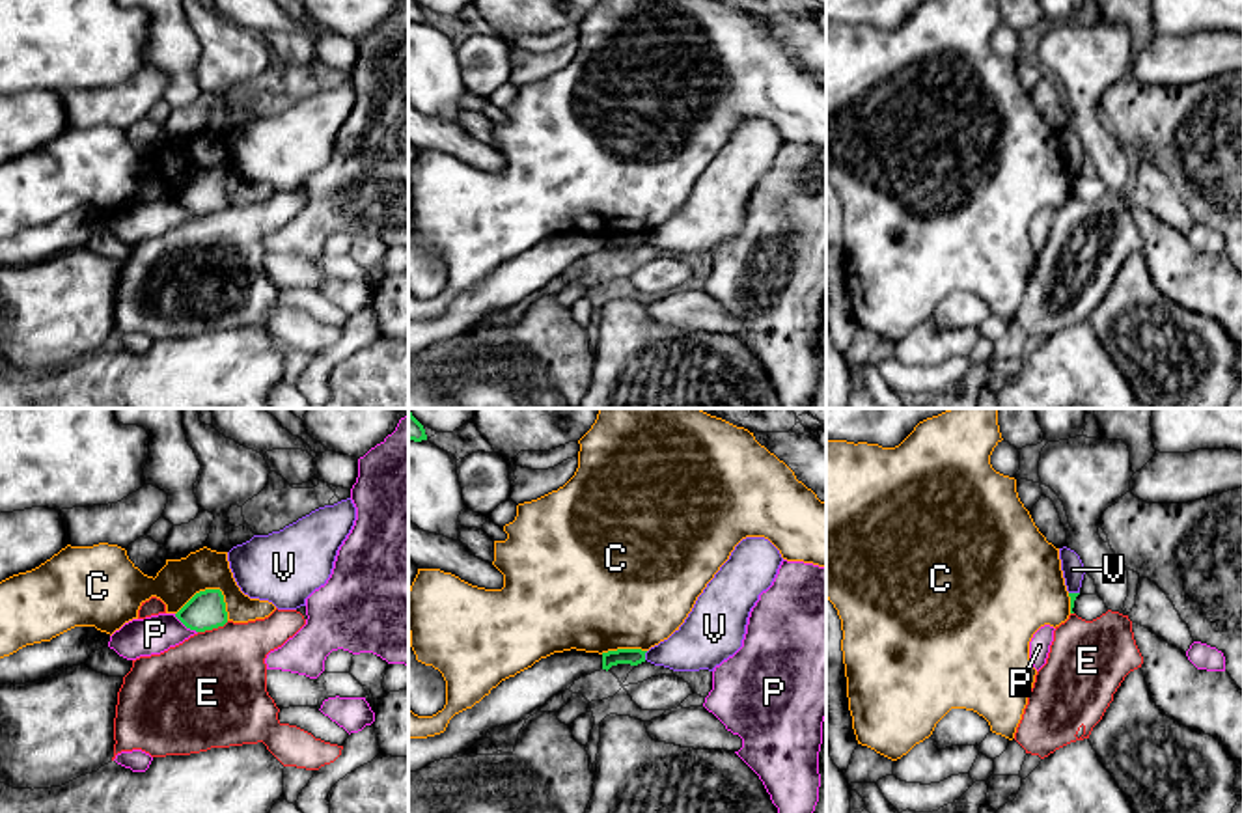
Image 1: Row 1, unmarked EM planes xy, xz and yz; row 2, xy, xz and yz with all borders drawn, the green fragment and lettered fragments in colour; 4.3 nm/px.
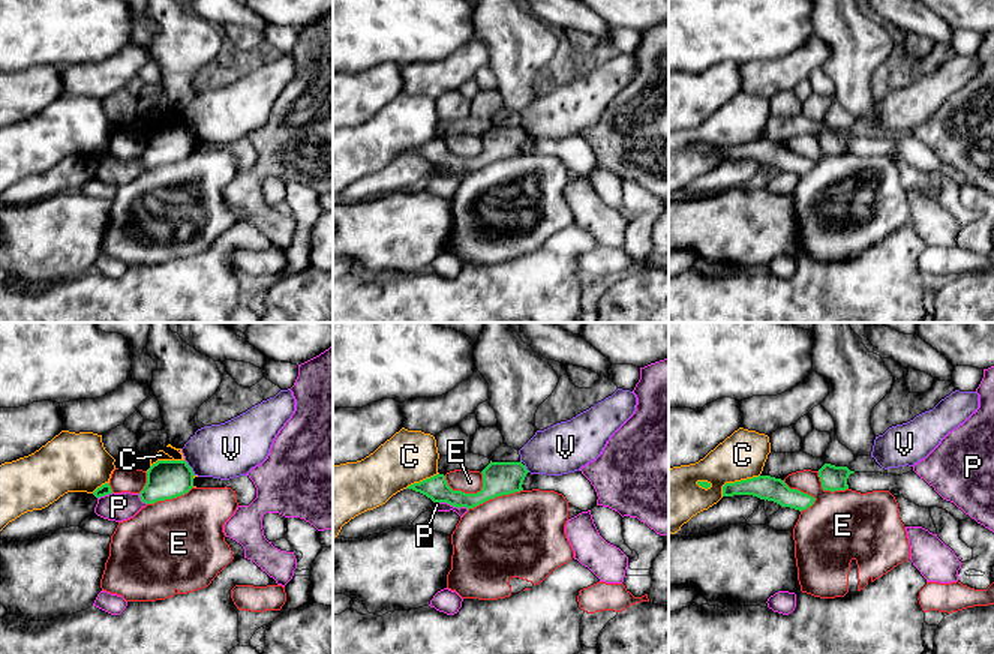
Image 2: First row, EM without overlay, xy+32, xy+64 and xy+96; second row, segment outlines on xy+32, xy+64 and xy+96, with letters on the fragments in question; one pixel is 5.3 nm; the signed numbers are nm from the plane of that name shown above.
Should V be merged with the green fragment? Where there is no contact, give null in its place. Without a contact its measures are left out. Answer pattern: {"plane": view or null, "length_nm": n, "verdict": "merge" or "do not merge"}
{"plane": "xz", "length_nm": 40, "verdict": "do not merge"}

